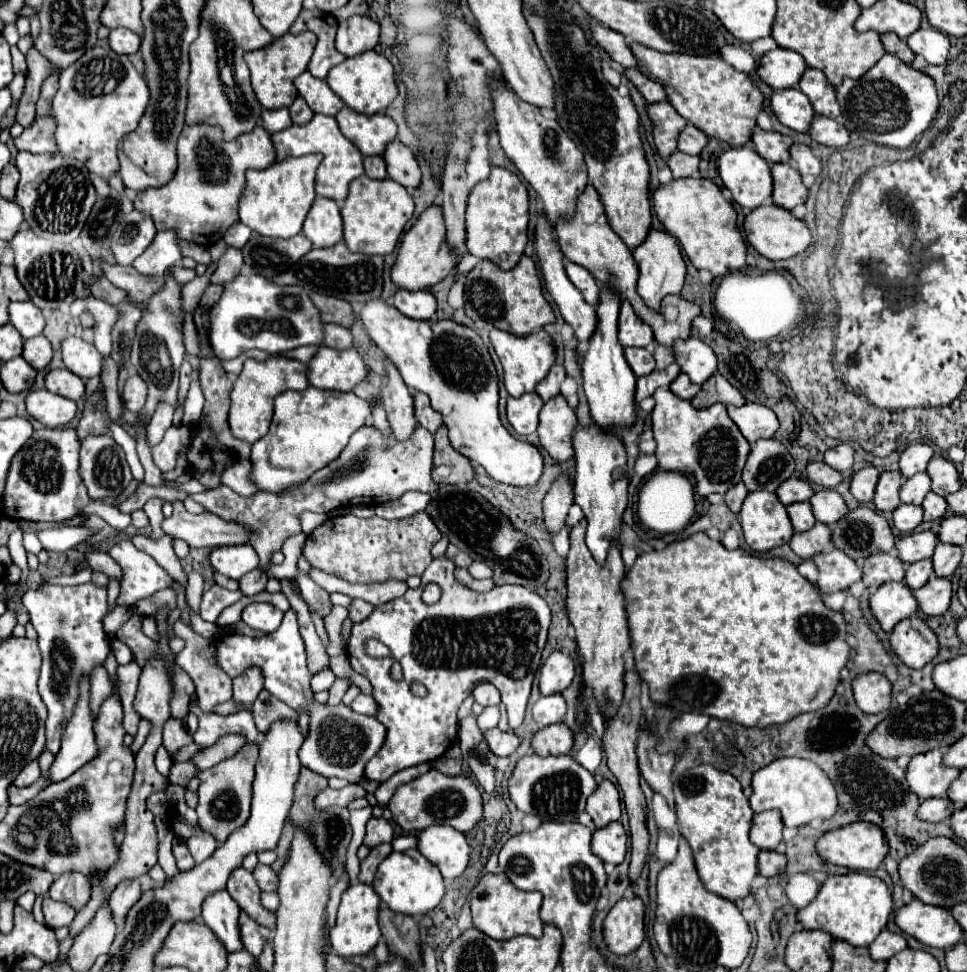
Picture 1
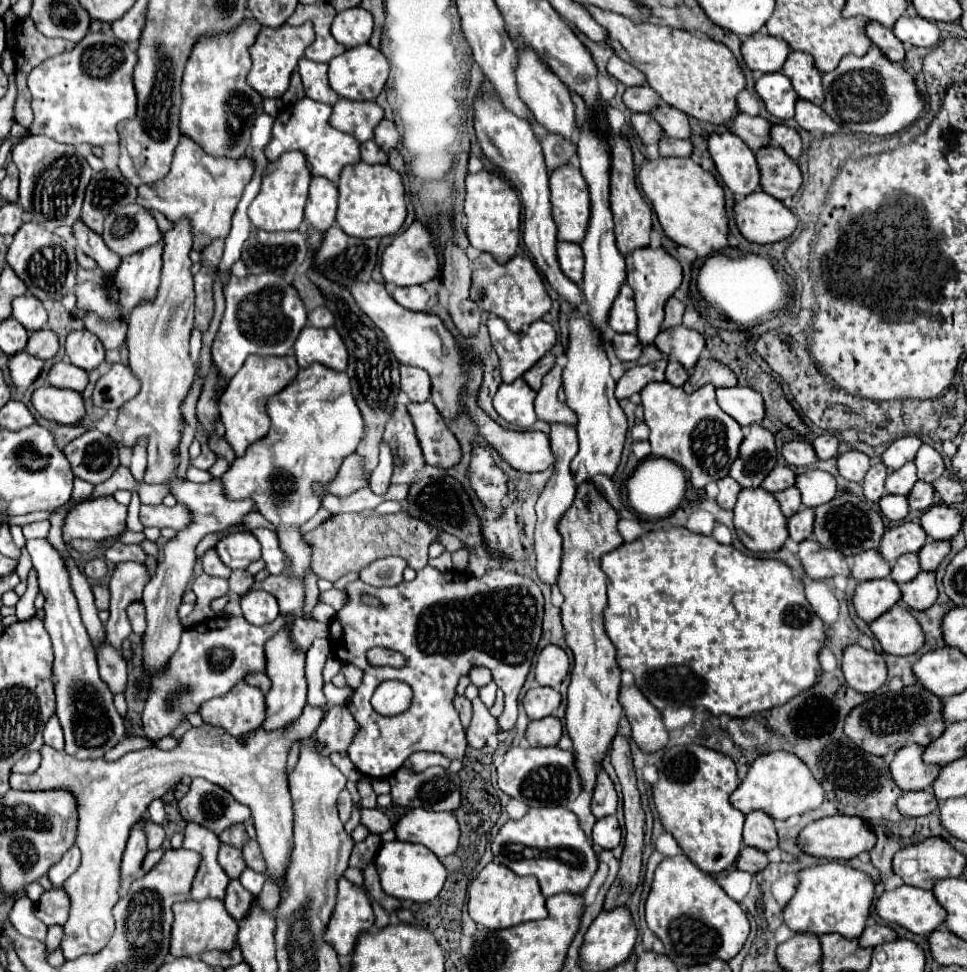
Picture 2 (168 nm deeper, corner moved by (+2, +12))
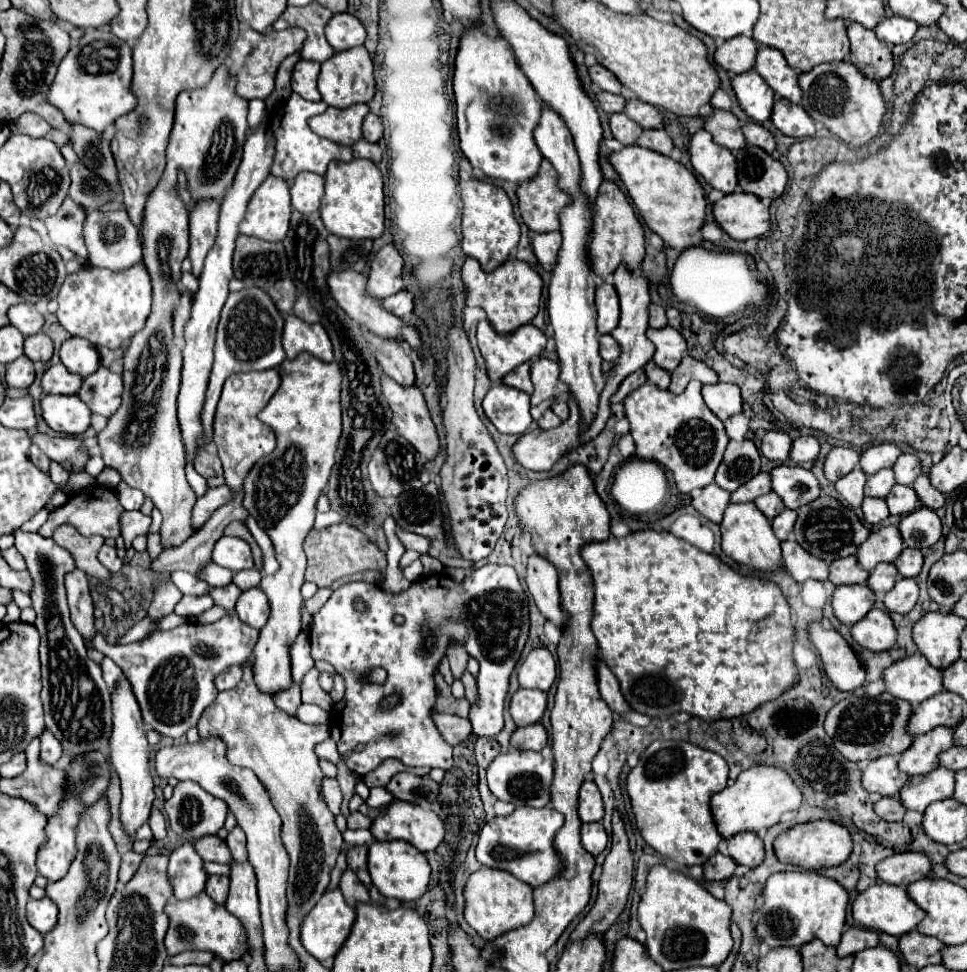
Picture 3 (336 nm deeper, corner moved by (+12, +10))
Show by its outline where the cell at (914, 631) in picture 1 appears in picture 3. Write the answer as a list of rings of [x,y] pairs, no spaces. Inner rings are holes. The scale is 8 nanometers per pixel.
[[[873,608],[865,618],[853,624],[851,634],[857,644],[873,652],[891,650],[897,642],[897,630],[891,616],[885,610],[877,608]]]

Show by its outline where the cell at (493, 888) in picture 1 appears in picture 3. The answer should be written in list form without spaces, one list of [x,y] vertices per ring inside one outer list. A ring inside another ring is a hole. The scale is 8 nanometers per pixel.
[[[483,866],[473,872],[463,890],[465,896],[465,922],[485,940],[493,940],[503,932],[509,932],[517,926],[525,926],[533,920],[533,888],[515,880],[509,872]]]

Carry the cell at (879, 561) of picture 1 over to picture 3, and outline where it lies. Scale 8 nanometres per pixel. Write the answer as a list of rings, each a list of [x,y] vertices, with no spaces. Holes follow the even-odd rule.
[[[845,556],[839,558],[835,562],[831,562],[829,566],[829,580],[835,586],[845,586],[845,584],[867,584],[869,572],[863,570],[857,562],[855,556]]]

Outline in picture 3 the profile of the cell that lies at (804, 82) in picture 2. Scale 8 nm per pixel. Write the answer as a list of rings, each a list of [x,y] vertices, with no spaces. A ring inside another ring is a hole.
[[[759,48],[755,70],[763,76],[763,80],[773,88],[775,94],[791,100],[791,102],[801,102],[801,86],[799,86],[799,76],[795,70],[789,68],[787,60],[781,56],[779,50],[775,48]]]

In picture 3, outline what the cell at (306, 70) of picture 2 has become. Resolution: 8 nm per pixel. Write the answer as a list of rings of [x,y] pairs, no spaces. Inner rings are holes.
[[[299,60],[293,68],[293,78],[291,78],[291,86],[293,92],[297,92],[299,96],[319,102],[321,94],[317,90],[317,76],[319,76],[319,64],[317,62],[307,62],[307,60]]]

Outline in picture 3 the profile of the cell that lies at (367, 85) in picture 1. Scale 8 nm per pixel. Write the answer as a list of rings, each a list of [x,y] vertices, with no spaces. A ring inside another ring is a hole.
[[[363,46],[349,48],[345,52],[333,54],[329,60],[321,64],[317,88],[323,96],[323,102],[335,108],[347,108],[351,104],[369,102],[375,96],[375,78],[373,78],[373,60]]]

